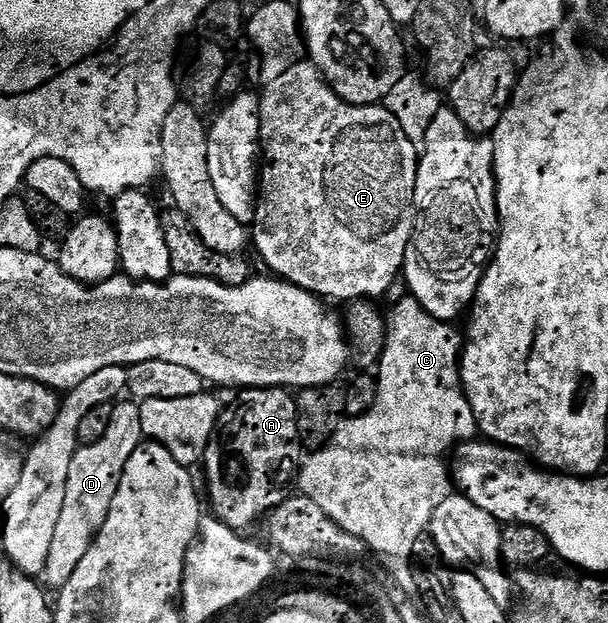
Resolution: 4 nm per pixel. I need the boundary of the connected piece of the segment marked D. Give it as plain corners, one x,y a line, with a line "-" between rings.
122,403
113,405
112,422
108,422
108,430
104,430
104,438
89,445
85,449
86,456
85,452
74,456
72,466
68,466
64,510
60,510
60,522
56,526
56,534
52,534
52,550
48,554
44,573
44,584
47,589
61,590
68,582
68,578
76,574
76,566
80,566
84,554
88,554
92,542
108,518
112,498
116,498
116,490
122,481
124,466
128,466
128,458
132,458
139,444
143,443
138,404

